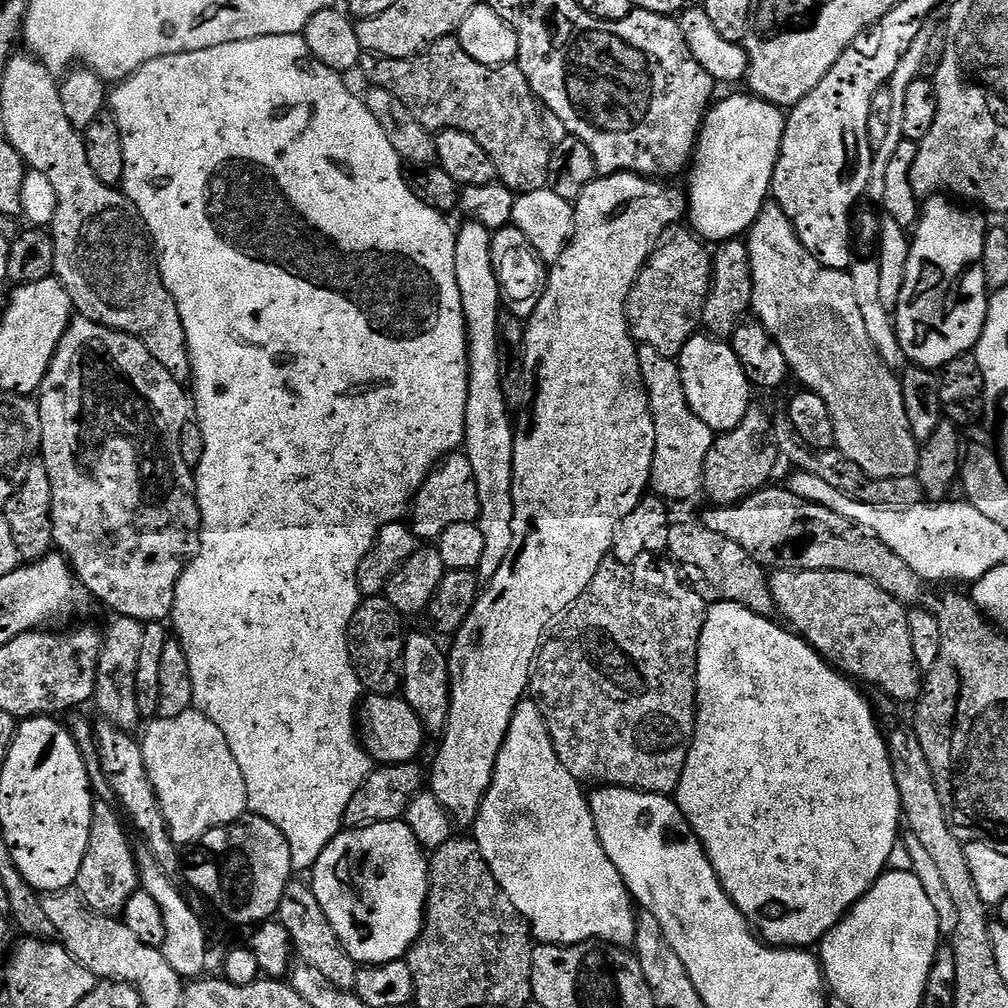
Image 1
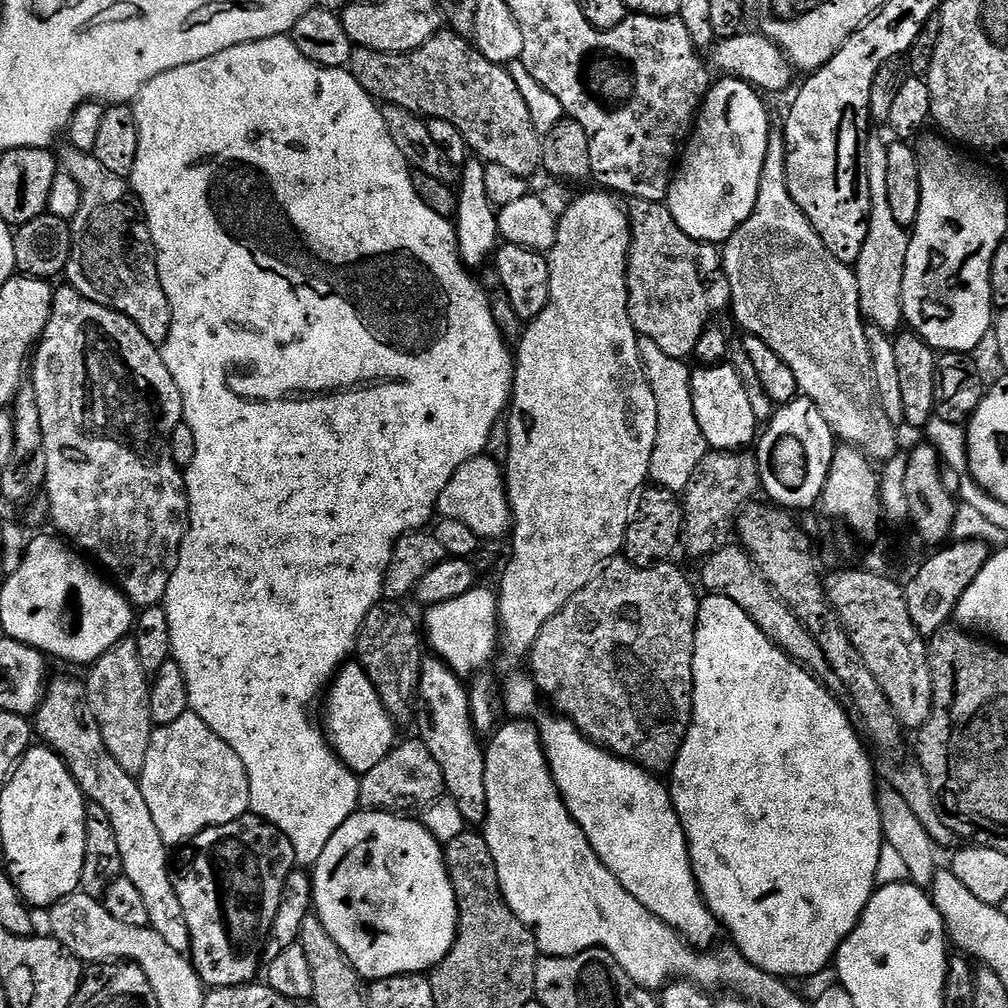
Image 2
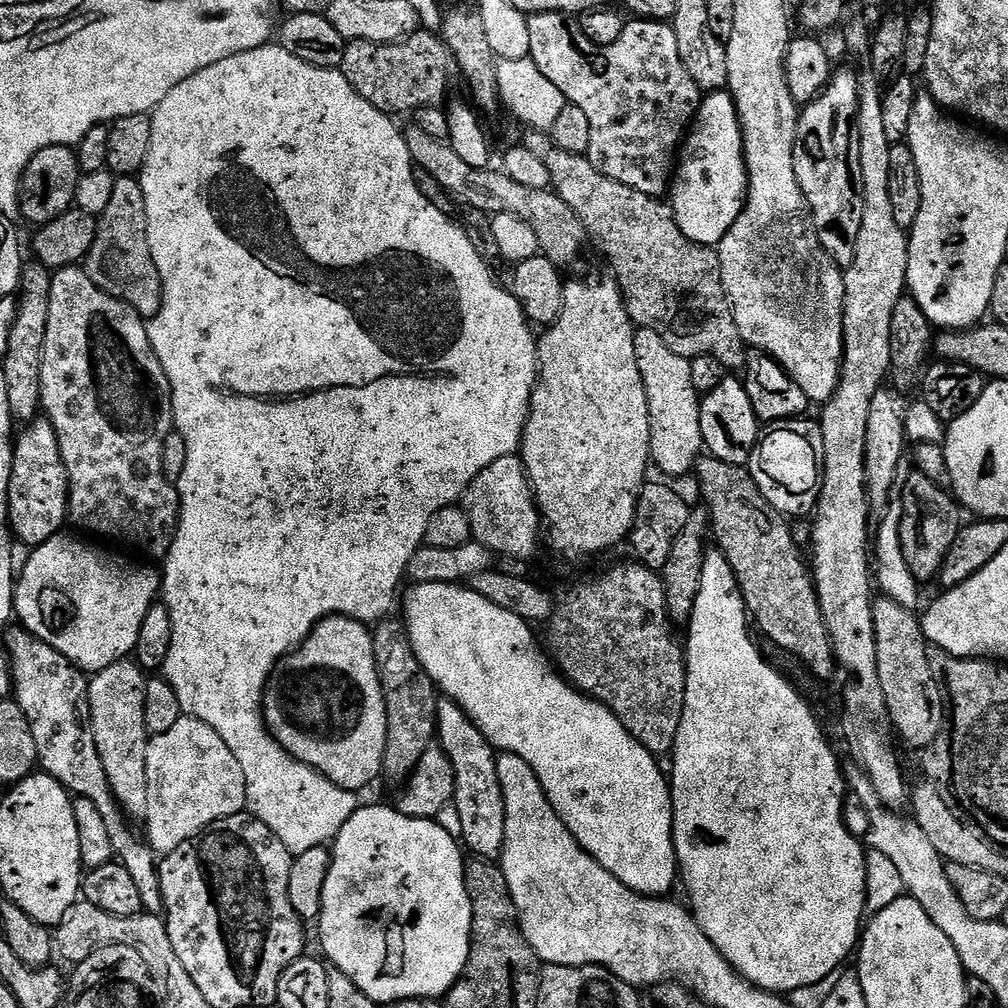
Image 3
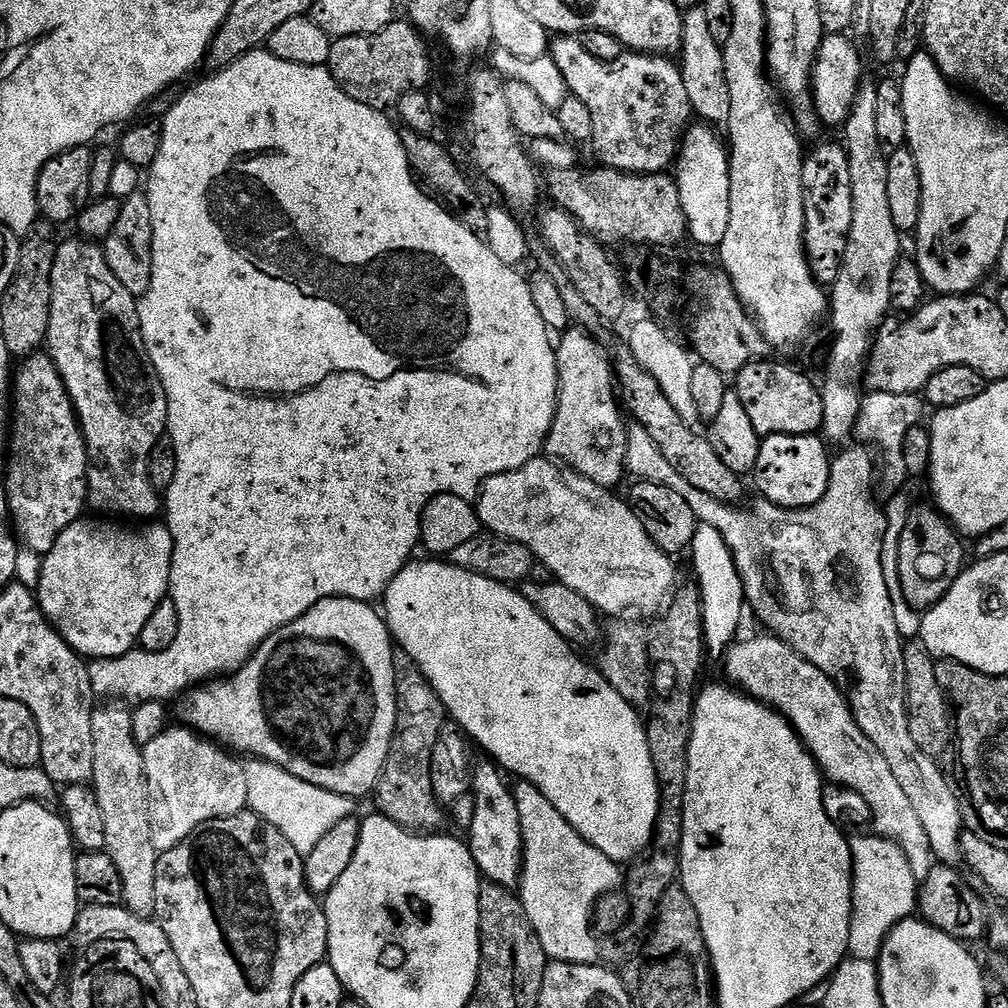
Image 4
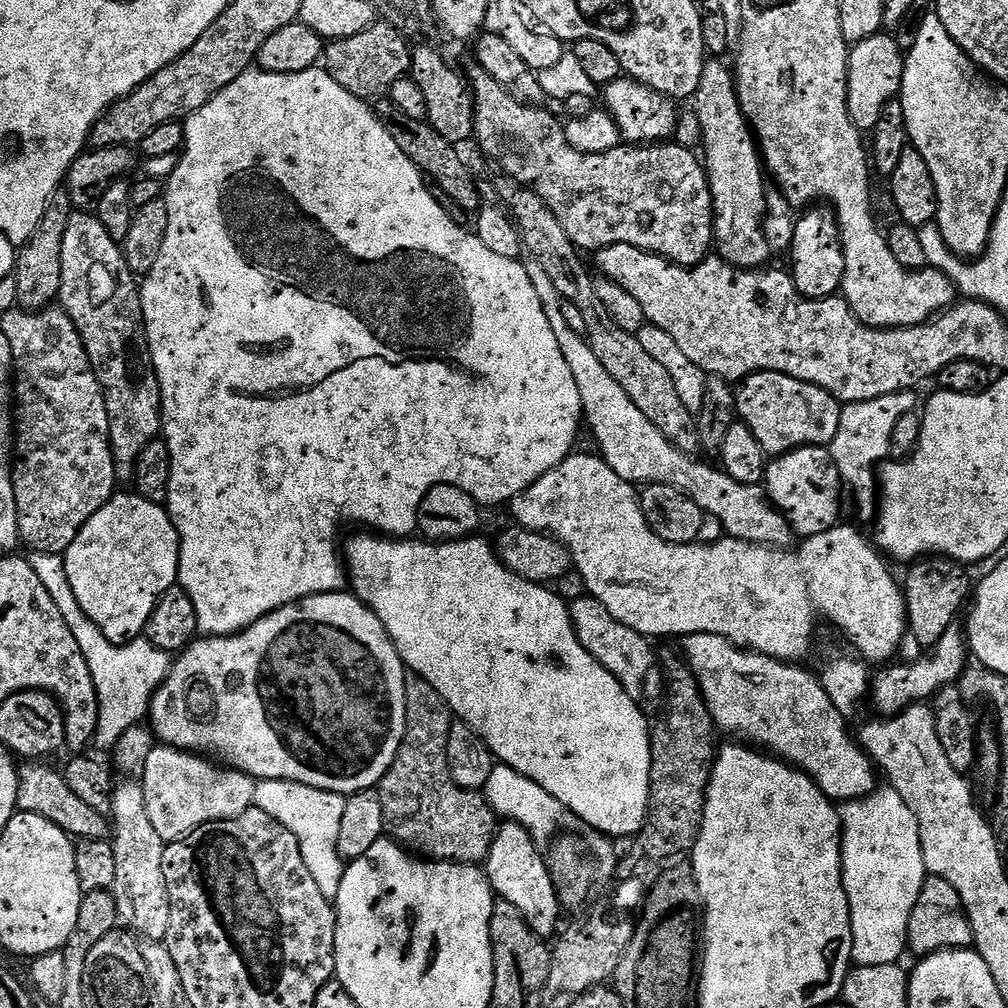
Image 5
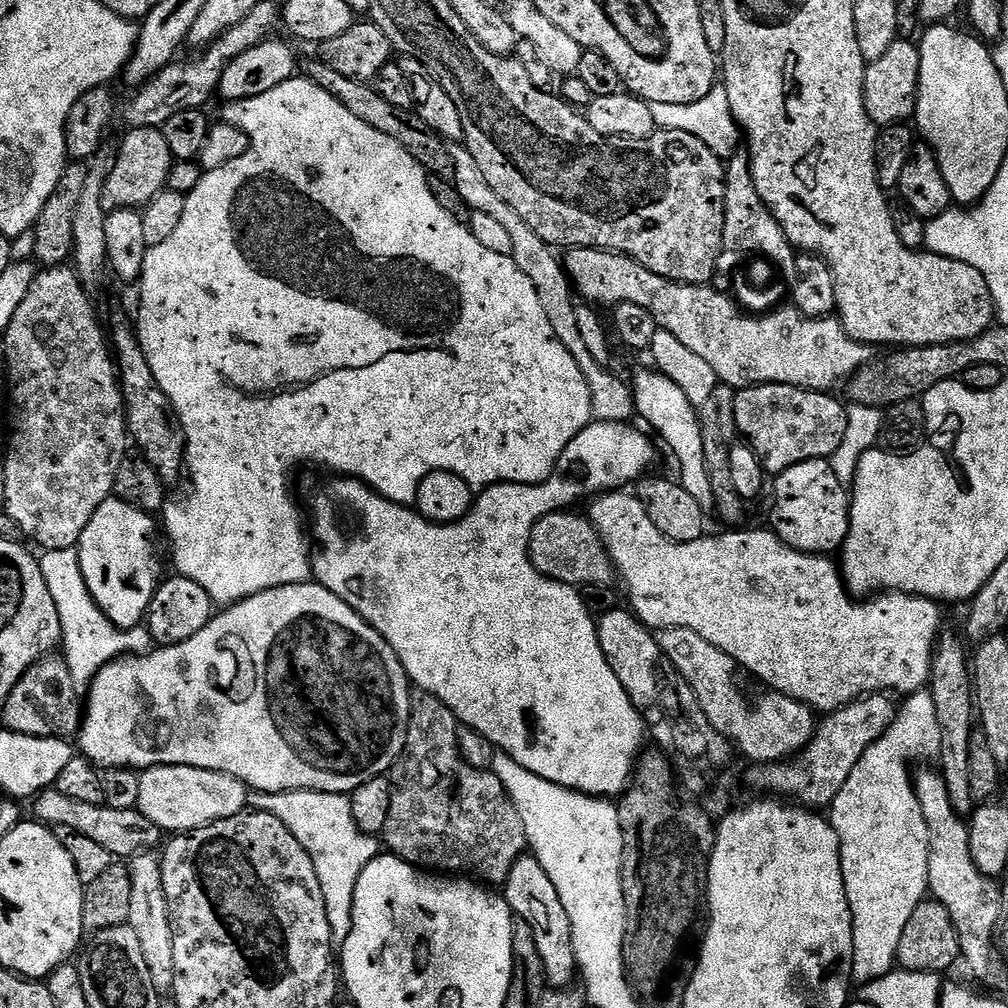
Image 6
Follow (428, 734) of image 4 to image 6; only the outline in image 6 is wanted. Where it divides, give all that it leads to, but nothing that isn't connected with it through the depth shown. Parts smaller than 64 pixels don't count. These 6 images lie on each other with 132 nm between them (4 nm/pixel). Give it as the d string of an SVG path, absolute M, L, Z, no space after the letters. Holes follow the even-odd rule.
M413 691L404 749L390 769L392 797L382 840L391 855L418 869L436 874L455 874L488 886L503 886L514 862L518 862L529 847L526 828L495 773L475 768L464 761L458 750L457 727L456 716L446 702L434 698L434 694L429 692Z

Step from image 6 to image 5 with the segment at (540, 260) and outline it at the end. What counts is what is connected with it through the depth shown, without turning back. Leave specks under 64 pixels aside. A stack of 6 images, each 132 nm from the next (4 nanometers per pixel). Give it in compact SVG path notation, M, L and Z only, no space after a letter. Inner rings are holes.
M529 259L524 264L526 274L530 274L530 282L534 282L534 291L542 301L542 310L546 310L546 318L550 322L550 330L554 330L554 338L562 349L562 358L566 358L566 366L570 366L570 374L574 374L574 383L578 385L578 398L582 398L582 420L592 431L596 439L599 455L608 463L610 470L618 474L628 484L643 486L645 484L665 484L682 490L699 506L703 512L712 517L715 523L724 527L725 533L731 539L745 540L751 544L766 544L773 548L787 549L794 540L792 527L788 519L778 511L776 505L768 499L767 491L761 485L734 482L727 472L719 467L711 468L708 464L696 460L695 455L678 450L630 402L630 394L614 382L614 378L602 362L590 350L584 334L572 330L570 322L566 322L564 313L565 300L558 294L554 282L550 282L546 270L538 266L538 262Z

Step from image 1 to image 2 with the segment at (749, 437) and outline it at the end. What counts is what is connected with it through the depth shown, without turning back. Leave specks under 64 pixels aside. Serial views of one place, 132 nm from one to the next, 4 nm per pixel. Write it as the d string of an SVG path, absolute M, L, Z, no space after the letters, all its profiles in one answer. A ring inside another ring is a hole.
M709 450L698 462L694 478L684 487L684 530L682 533L683 551L692 556L707 558L718 550L729 547L734 540L736 518L742 509L753 503L755 492L759 493L760 471L755 455L751 451L717 452Z

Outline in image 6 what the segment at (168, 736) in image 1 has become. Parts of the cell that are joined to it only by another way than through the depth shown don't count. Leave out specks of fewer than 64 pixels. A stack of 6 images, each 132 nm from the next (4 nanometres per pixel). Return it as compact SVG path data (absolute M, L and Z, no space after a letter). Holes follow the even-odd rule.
M160 764L157 768L146 768L140 772L142 786L138 793L136 807L154 826L160 828L164 834L183 834L193 832L207 824L218 822L222 818L230 818L234 814L245 811L250 804L250 790L238 778L230 774L222 774L214 770L202 770L201 768L191 768L190 766L170 766Z

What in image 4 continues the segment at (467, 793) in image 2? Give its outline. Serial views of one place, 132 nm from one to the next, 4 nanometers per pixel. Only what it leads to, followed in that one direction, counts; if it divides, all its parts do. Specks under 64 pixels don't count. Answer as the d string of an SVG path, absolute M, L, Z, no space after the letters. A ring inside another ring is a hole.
M477 763L472 773L471 795L476 798L474 822L466 830L466 843L485 881L515 889L524 870L524 834L513 789L495 763Z

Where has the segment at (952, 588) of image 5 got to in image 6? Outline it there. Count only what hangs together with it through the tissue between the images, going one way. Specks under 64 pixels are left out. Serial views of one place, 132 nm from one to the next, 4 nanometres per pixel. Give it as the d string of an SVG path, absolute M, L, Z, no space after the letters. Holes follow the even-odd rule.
M948 630L941 631L936 641L932 654L932 673L928 675L927 687L934 700L934 714L938 716L940 731L938 771L946 782L946 790L950 794L950 802L954 810L960 816L968 818L974 811L974 797L970 786L970 742L974 735L974 689L966 656L964 660L964 648L960 645L959 638Z

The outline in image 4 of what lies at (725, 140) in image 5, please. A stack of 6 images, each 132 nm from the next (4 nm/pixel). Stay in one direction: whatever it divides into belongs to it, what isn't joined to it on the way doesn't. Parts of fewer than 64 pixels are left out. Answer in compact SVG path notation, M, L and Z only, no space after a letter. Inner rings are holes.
M697 6L684 12L684 42L678 60L682 82L686 82L686 94L690 94L693 113L703 123L727 125L730 118L730 86L726 84L724 49L710 35L710 25L706 22L703 7Z

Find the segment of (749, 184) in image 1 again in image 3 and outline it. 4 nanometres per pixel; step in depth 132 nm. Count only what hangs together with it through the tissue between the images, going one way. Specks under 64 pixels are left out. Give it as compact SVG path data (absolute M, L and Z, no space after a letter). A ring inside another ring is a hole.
M725 90L722 92L709 92L700 101L700 109L696 112L696 118L692 121L683 141L682 147L678 152L678 163L674 168L674 179L670 185L670 203L672 213L676 216L678 226L682 230L682 234L686 234L686 238L690 238L695 244L703 244L705 246L719 245L722 239L730 230L730 226L734 226L734 222L738 218L738 214L744 208L744 197L748 195L748 171L746 170L746 162L744 161L744 139L742 138L742 130L740 129L740 119L736 113L736 104L732 100L731 92Z

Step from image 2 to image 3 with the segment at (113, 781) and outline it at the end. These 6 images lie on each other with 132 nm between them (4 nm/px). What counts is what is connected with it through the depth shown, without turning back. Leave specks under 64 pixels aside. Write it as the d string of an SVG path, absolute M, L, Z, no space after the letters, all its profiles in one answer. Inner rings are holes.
M22 626L9 627L3 636L2 648L8 653L8 662L12 666L12 692L16 705L32 724L39 767L47 776L55 778L73 797L90 798L90 802L94 802L95 808L106 821L110 843L114 845L115 859L124 864L126 870L130 870L130 878L134 878L140 891L144 912L163 913L164 899L158 857L147 839L132 829L135 827L114 798L110 782L106 778L106 766L102 766L102 758L98 758L98 750L94 746L88 701L89 677L65 656L58 654L54 646L46 646L46 642L42 642Z

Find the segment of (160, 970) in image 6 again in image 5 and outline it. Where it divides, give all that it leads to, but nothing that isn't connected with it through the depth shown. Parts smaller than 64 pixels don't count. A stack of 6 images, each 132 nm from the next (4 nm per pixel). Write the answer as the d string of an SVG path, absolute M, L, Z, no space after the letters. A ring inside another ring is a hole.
M127 778L117 783L110 820L114 825L110 843L116 855L111 893L116 899L120 919L133 933L141 937L144 935L145 941L167 941L170 930L170 894L166 890L166 874L162 874L162 854L166 842L158 838L158 830L154 830L150 814L146 814L143 783Z

